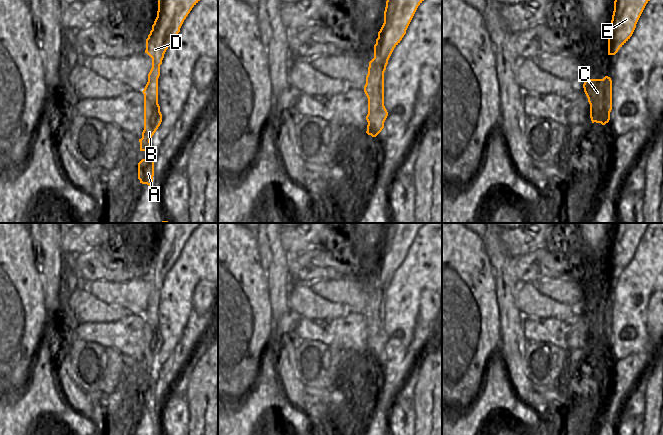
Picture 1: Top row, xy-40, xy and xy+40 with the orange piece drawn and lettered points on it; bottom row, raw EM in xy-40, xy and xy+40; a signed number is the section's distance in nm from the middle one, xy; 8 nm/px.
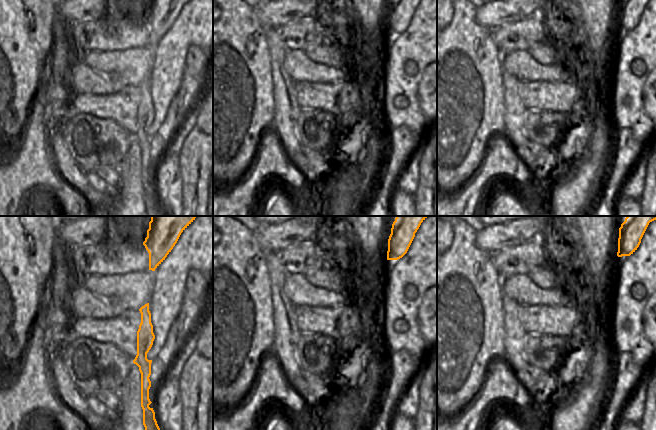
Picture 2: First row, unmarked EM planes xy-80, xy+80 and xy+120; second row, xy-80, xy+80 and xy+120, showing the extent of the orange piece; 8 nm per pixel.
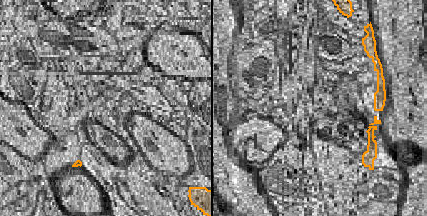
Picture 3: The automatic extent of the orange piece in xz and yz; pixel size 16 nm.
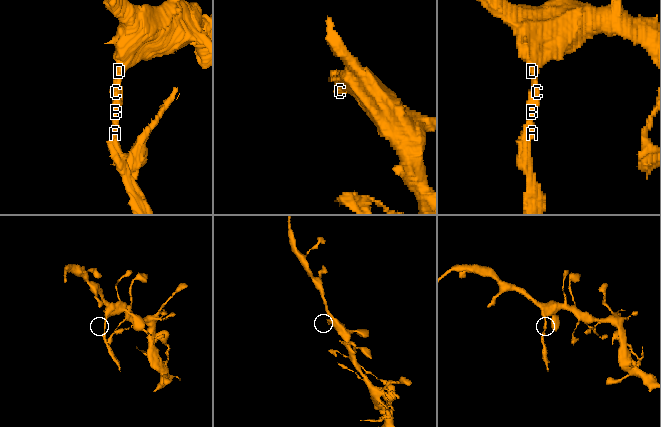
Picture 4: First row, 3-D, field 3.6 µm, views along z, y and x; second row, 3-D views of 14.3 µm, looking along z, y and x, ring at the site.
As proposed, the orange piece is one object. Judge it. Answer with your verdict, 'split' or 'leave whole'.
split

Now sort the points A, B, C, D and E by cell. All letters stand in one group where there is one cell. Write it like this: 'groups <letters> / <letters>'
groups A B C / D E

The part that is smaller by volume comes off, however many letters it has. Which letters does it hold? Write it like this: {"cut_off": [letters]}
{"cut_off": ["A", "B", "C"]}

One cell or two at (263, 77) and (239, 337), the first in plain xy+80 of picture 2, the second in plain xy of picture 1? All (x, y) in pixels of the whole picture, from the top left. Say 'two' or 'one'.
one

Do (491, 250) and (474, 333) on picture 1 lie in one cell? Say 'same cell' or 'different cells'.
different cells

